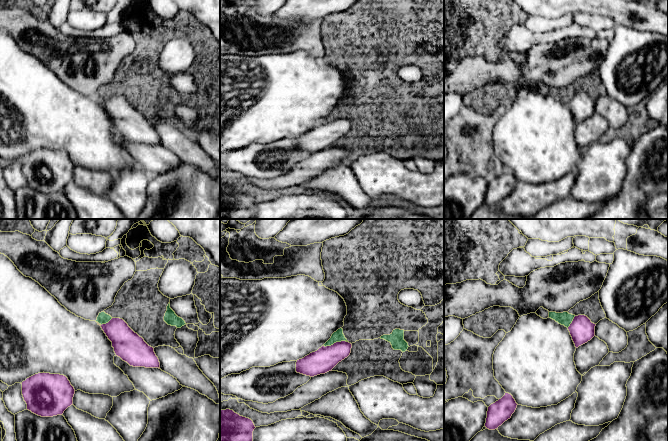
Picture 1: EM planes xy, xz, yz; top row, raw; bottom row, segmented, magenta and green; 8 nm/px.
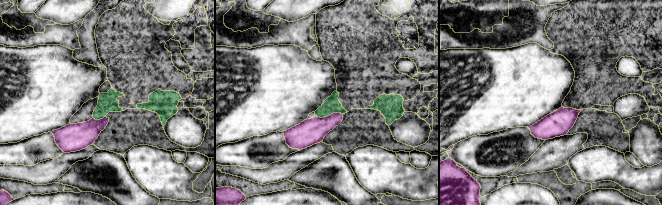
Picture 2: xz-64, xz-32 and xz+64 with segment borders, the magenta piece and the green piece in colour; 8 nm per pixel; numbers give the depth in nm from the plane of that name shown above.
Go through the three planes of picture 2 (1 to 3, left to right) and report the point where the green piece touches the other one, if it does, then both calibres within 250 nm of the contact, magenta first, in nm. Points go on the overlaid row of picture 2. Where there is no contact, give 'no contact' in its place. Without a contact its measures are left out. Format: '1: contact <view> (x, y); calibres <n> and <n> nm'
1: contact xz-64 (98, 120); calibres 220 and 150 nm
2: contact xz-32 (329, 115); calibres 200 and 130 nm
3: no contact

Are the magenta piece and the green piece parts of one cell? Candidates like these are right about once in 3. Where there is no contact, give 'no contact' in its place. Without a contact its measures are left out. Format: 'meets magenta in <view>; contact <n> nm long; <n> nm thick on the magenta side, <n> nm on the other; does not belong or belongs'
meets magenta in xz; contact 200 nm long; 200 nm thick on the magenta side, 90 nm on the other; does not belong

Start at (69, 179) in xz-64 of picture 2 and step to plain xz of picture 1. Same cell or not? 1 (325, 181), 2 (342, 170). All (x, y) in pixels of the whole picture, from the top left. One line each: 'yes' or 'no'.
1: yes
2: yes

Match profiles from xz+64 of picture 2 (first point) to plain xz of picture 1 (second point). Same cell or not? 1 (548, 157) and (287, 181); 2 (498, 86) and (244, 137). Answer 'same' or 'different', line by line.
1: same
2: same

